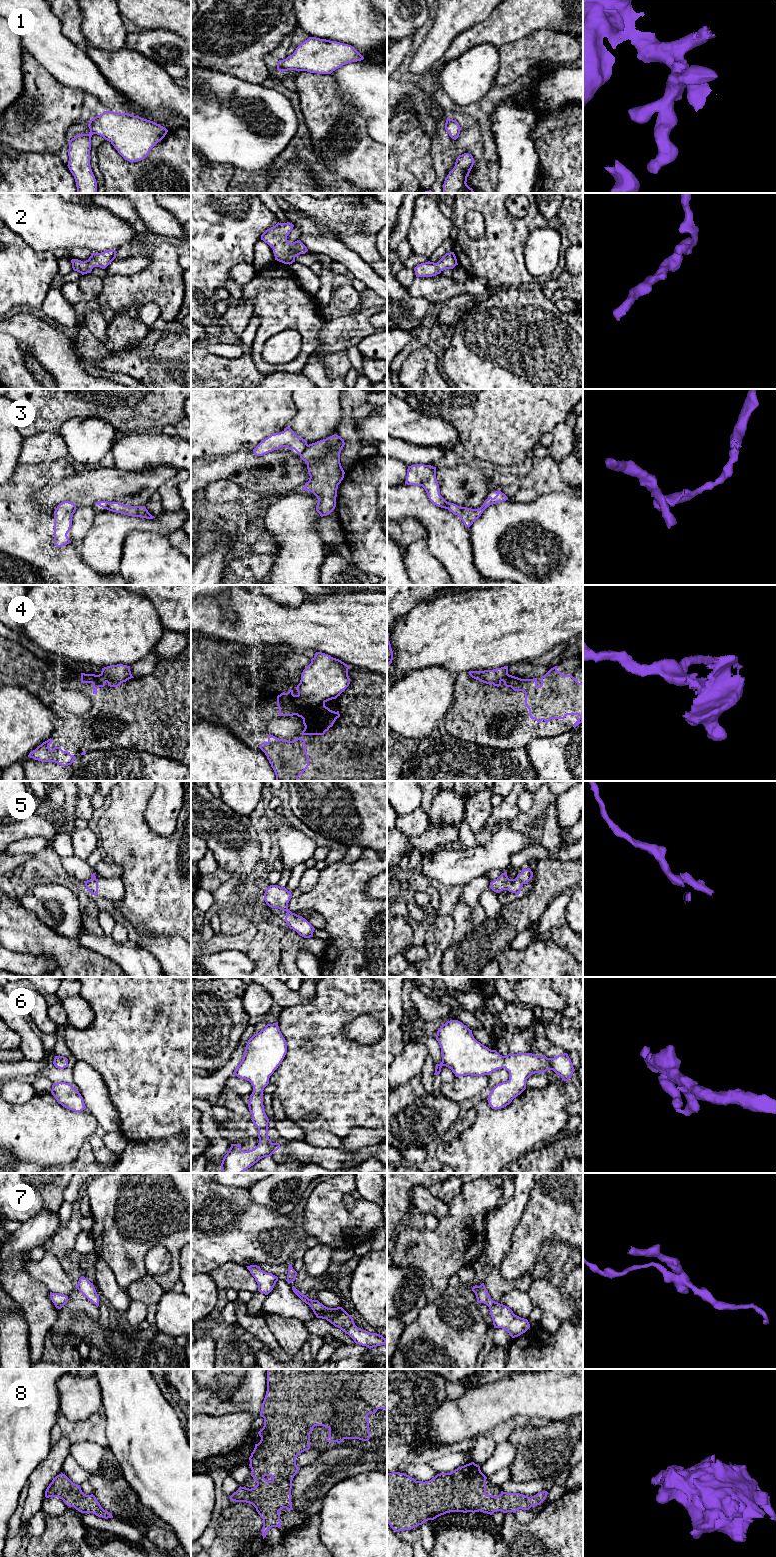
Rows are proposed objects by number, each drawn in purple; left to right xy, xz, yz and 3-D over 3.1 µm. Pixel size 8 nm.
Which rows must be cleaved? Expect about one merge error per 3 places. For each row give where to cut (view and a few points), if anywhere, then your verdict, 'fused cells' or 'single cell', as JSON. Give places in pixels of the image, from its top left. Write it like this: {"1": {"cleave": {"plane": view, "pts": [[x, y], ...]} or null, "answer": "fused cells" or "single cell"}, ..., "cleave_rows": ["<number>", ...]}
{"1": {"cleave": null, "answer": "single cell"}, "2": {"cleave": null, "answer": "single cell"}, "3": {"cleave": {"plane": "xz", "pts": [[308, 445], [300, 455]]}, "answer": "fused cells"}, "4": {"cleave": {"plane": "xz", "pts": [[297, 695], [308, 703], [324, 704]]}, "answer": "fused cells"}, "5": {"cleave": {"plane": "yz", "pts": [[516, 877], [523, 883]]}, "answer": "fused cells"}, "6": {"cleave": null, "answer": "single cell"}, "7": {"cleave": null, "answer": "single cell"}, "8": {"cleave": null, "answer": "single cell"}, "cleave_rows": ["3", "4", "5"]}

